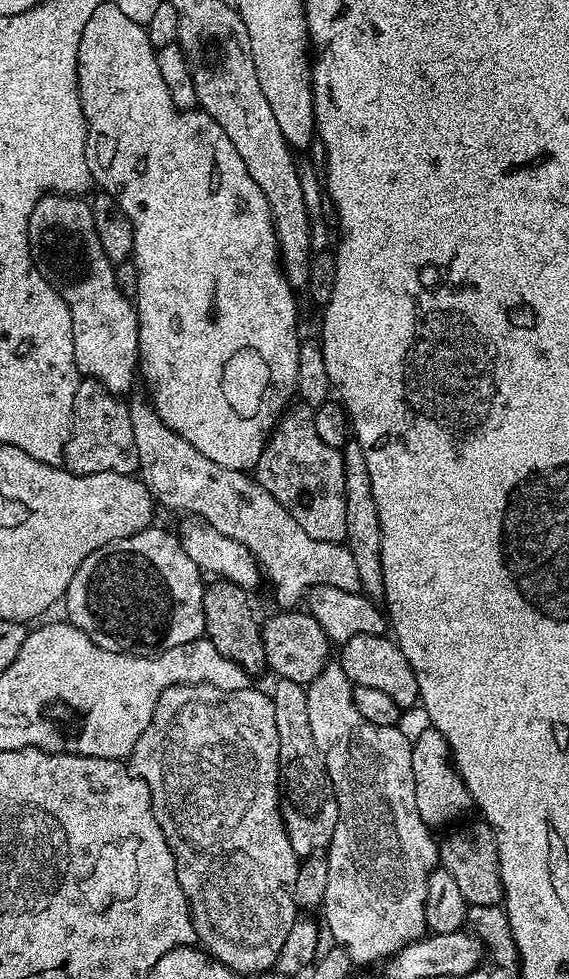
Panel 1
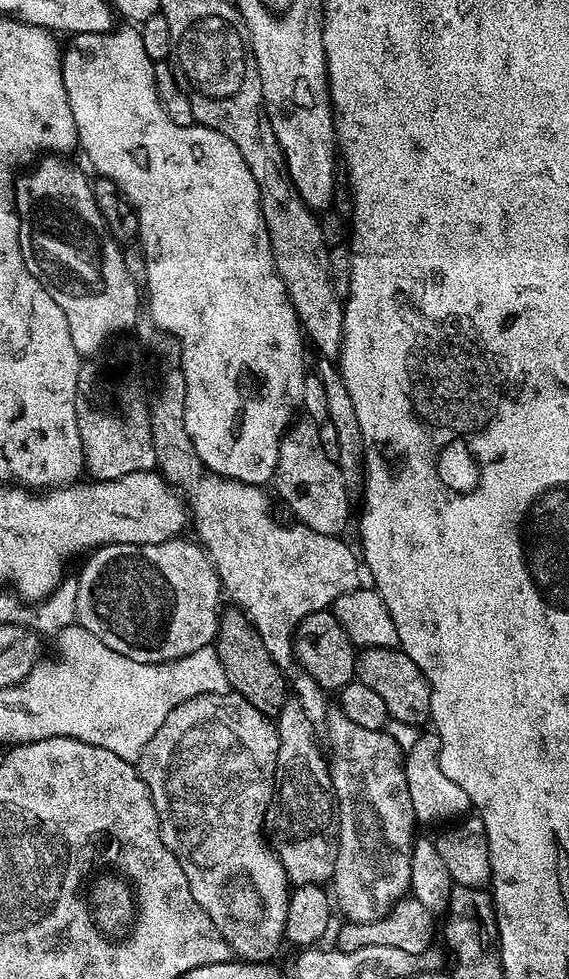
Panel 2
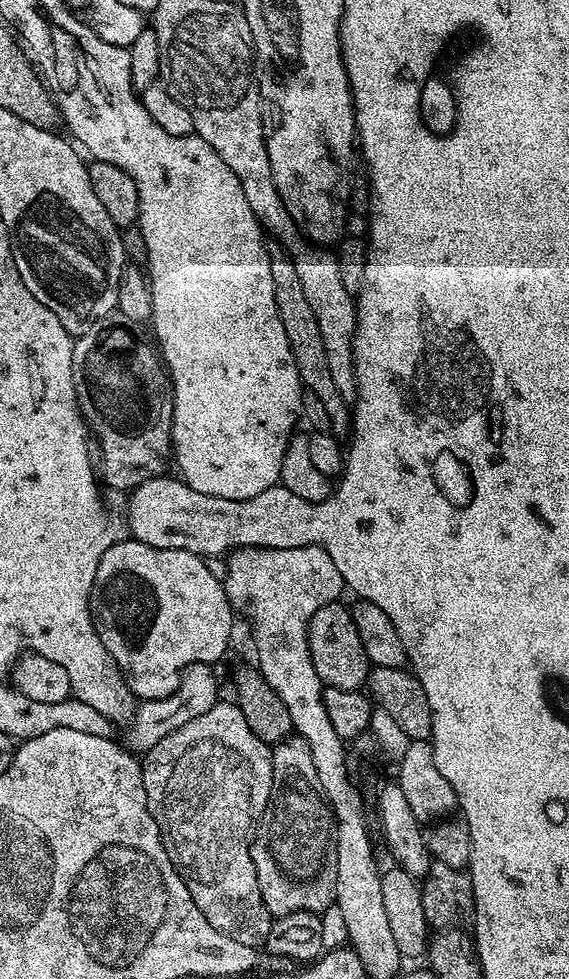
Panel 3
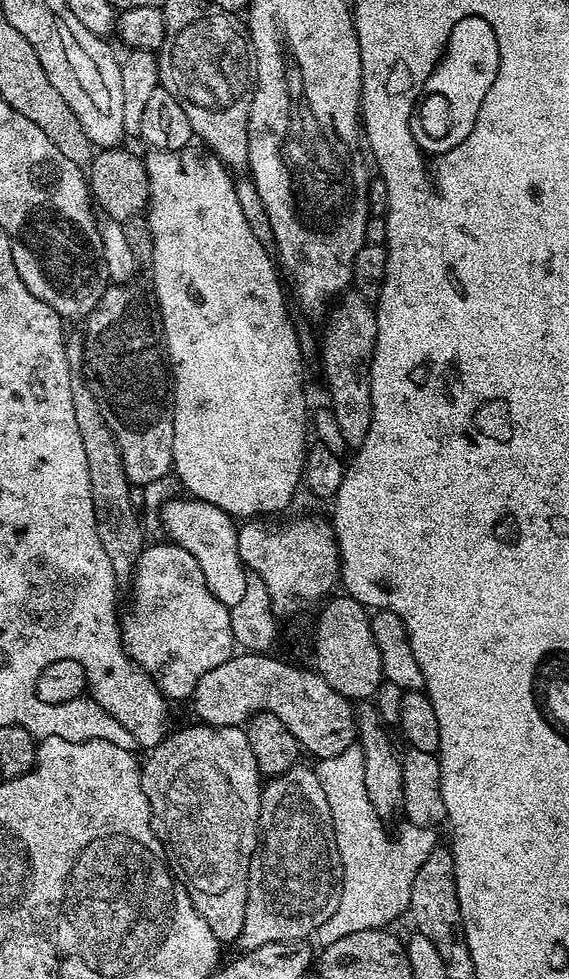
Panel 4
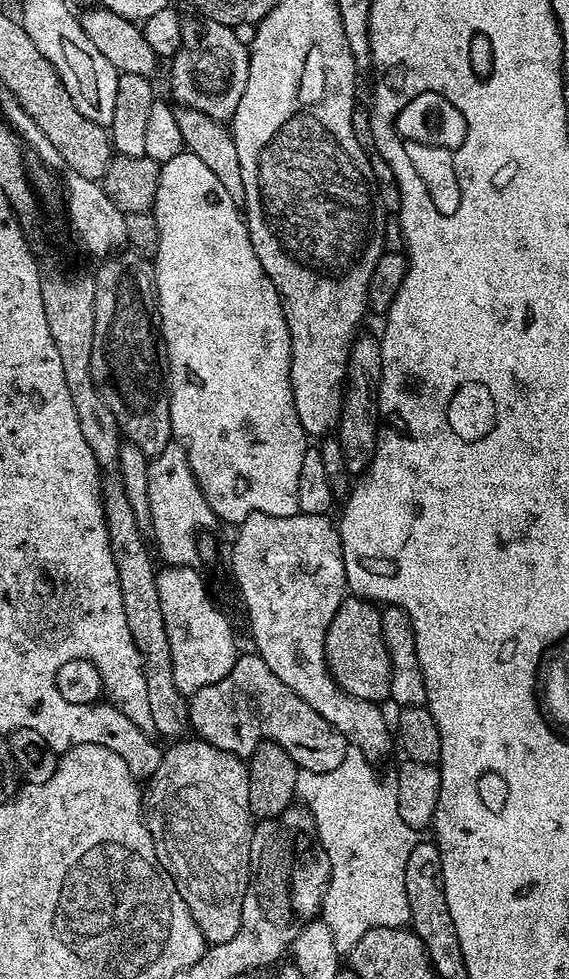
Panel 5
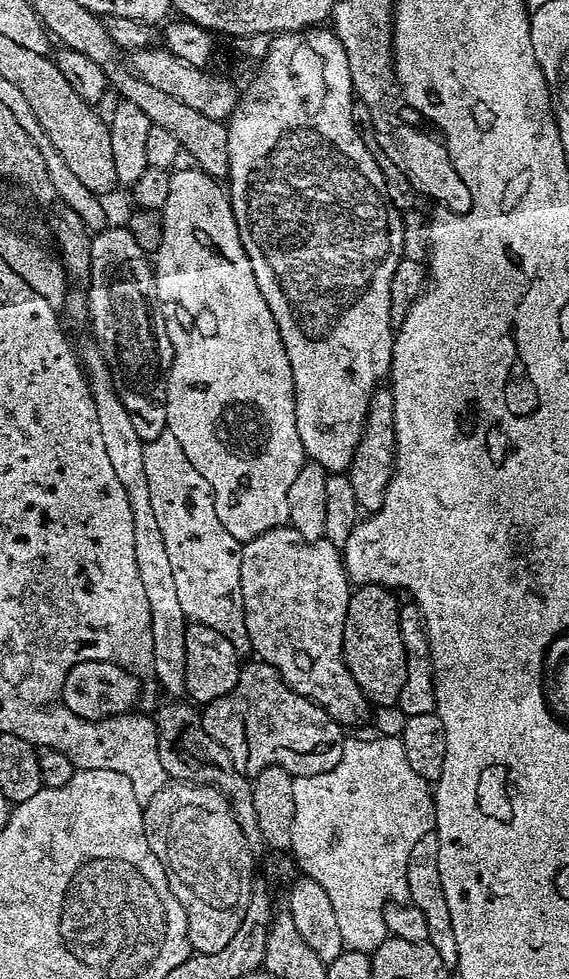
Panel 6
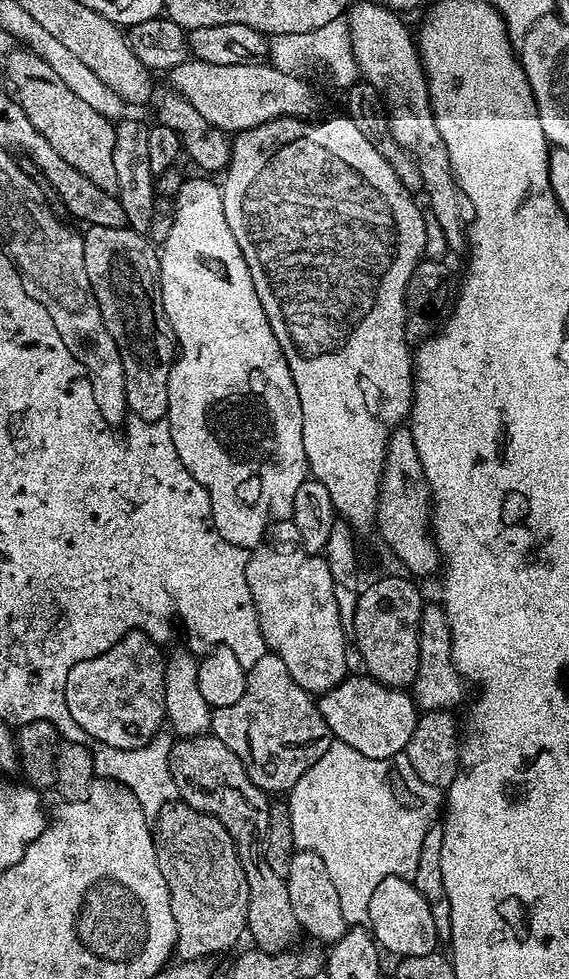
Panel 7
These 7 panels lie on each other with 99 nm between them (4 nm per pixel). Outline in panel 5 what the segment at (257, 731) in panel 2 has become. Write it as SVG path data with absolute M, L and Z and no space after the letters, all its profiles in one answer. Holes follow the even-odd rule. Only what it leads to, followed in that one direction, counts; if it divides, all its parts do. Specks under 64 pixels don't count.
M184 738L179 742L169 743L172 745L163 749L158 770L154 770L154 774L147 781L146 791L142 796L142 811L144 822L148 825L152 835L154 850L158 854L158 862L175 880L186 906L190 906L190 914L194 918L194 922L198 922L198 930L202 930L205 941L209 945L221 944L222 942L230 942L230 938L234 938L234 934L238 934L238 926L242 922L242 898L246 898L246 886L248 885L248 875L250 874L250 838L254 827L254 817L250 810L248 765L241 757L230 754L226 750L218 750L204 740L199 738L188 739Z

